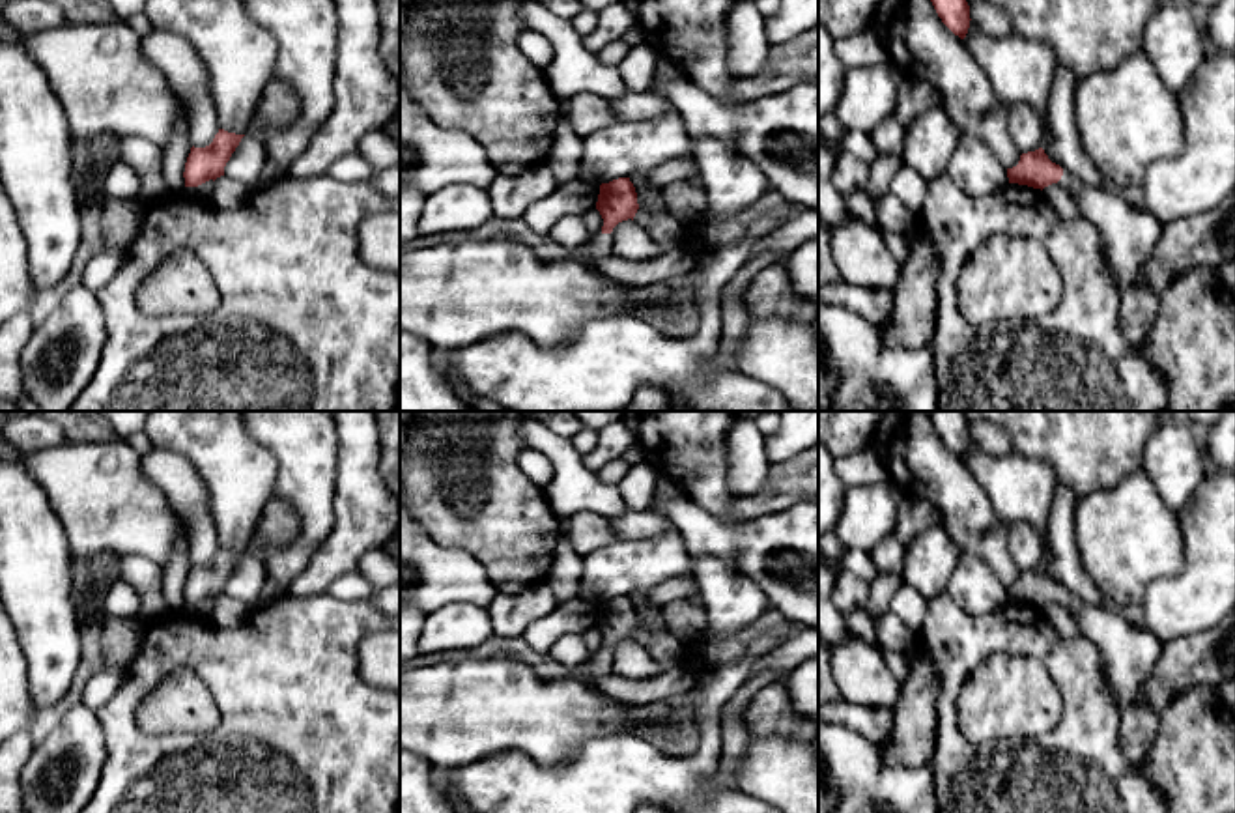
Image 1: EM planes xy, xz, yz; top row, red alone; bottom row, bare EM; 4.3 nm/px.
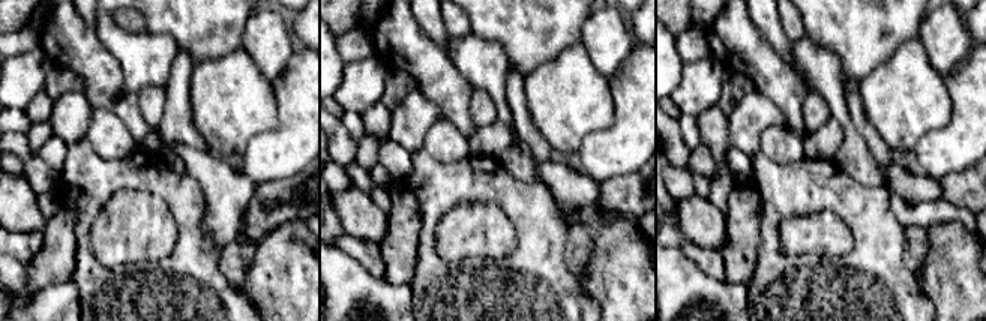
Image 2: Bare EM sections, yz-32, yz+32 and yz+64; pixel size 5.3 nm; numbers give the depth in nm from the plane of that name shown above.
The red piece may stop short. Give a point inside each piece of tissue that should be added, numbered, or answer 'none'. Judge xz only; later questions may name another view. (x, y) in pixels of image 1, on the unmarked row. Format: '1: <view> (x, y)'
1: xz (602, 662)

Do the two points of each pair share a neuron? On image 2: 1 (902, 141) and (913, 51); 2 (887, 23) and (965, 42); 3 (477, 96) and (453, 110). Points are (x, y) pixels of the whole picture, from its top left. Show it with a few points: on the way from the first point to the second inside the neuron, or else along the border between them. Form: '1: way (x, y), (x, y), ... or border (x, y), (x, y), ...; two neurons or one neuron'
1: way (902, 119), (908, 74); one neuron
2: border (925, 15), (916, 35); two neurons
3: border (471, 90), (470, 117), (477, 129); two neurons

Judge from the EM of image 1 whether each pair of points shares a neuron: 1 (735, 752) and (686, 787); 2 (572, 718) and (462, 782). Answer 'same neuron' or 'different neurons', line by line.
1: different neurons
2: different neurons

